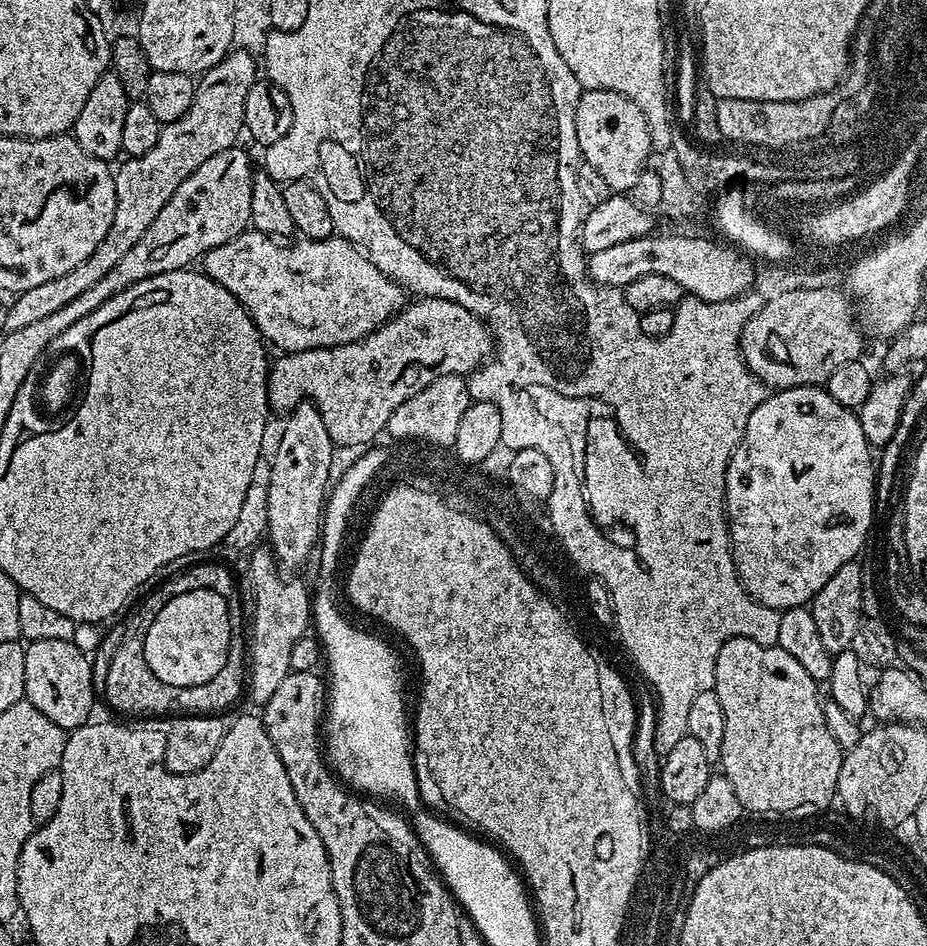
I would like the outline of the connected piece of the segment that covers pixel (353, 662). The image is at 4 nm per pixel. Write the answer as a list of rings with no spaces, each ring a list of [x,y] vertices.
[[[320,592],[317,596],[315,593],[312,614],[314,632],[326,657],[330,681],[326,692],[327,759],[335,775],[349,789],[385,805],[392,804],[388,806],[398,810],[408,821],[424,802],[419,796],[417,761],[408,755],[410,716],[404,713],[400,660],[386,641],[355,628],[336,609],[334,593]]]

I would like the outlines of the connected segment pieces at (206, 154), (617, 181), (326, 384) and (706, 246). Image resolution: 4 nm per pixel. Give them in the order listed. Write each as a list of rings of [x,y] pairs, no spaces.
[[[233,50],[223,60],[218,61],[209,72],[203,73],[199,77],[194,102],[190,102],[190,110],[187,114],[178,118],[178,122],[170,122],[161,127],[158,143],[154,146],[154,150],[141,156],[125,159],[123,161],[125,164],[120,169],[118,167],[115,169],[114,222],[110,222],[110,230],[106,230],[106,238],[102,238],[102,242],[98,242],[98,250],[94,250],[94,254],[90,254],[90,258],[86,262],[82,262],[79,266],[74,266],[74,270],[62,274],[62,278],[50,278],[50,282],[42,282],[42,286],[34,286],[34,290],[19,293],[13,299],[16,301],[4,312],[3,331],[5,333],[22,330],[22,326],[30,326],[42,318],[50,318],[50,314],[58,314],[58,310],[62,310],[62,306],[66,306],[66,302],[74,302],[74,298],[81,296],[85,290],[93,288],[101,278],[106,278],[106,274],[110,274],[110,270],[114,270],[114,266],[118,266],[118,261],[138,243],[138,238],[142,238],[142,234],[146,234],[146,226],[150,226],[150,222],[154,222],[154,218],[158,218],[158,210],[162,210],[162,206],[166,206],[166,202],[170,202],[170,194],[174,194],[174,190],[178,190],[178,186],[182,186],[182,182],[186,182],[186,178],[190,178],[190,174],[194,170],[198,170],[198,166],[202,166],[202,162],[206,162],[206,158],[214,158],[214,154],[233,147],[239,141],[236,139],[244,132],[246,94],[250,94],[250,86],[254,86],[258,79],[256,68],[258,72],[257,57],[255,60],[248,52]]]
[[[585,91],[576,103],[576,129],[583,163],[594,166],[613,193],[632,190],[649,163],[648,156],[653,155],[650,130],[642,110],[638,110],[630,98],[617,92]]]
[[[429,296],[427,298],[418,298],[412,306],[405,306],[388,321],[380,327],[377,332],[371,332],[369,336],[363,336],[361,340],[355,340],[349,344],[342,346],[334,346],[333,348],[315,348],[314,350],[306,350],[305,352],[290,352],[287,354],[280,354],[271,361],[268,370],[268,406],[273,413],[281,412],[287,414],[292,409],[297,408],[303,400],[311,400],[312,403],[318,406],[318,410],[322,414],[322,422],[326,422],[326,430],[330,430],[330,438],[333,445],[344,448],[356,448],[359,444],[361,446],[368,446],[376,439],[375,436],[379,432],[383,433],[388,427],[390,418],[394,414],[394,410],[398,410],[398,406],[402,406],[402,402],[406,402],[406,398],[410,398],[414,394],[418,394],[426,386],[430,386],[430,382],[434,382],[443,376],[463,376],[467,377],[469,374],[476,371],[493,355],[494,352],[494,333],[479,316],[476,316],[470,310],[466,310],[466,306],[458,306],[458,302],[453,300],[442,300],[438,296]]]
[[[649,234],[642,238],[634,238],[630,242],[618,242],[618,246],[610,246],[607,250],[591,253],[586,260],[586,275],[595,284],[605,284],[607,288],[624,289],[630,282],[638,278],[646,278],[646,274],[662,274],[666,278],[674,278],[678,286],[684,288],[688,296],[696,296],[708,302],[724,302],[749,291],[756,280],[756,268],[753,257],[739,248],[719,239],[707,240],[704,236],[656,236]]]

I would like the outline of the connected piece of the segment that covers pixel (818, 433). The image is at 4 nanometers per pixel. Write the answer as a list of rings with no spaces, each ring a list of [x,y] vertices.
[[[820,386],[806,388],[786,388],[773,391],[761,404],[754,414],[750,414],[750,422],[746,422],[746,430],[734,450],[726,470],[726,494],[724,506],[728,522],[728,538],[732,545],[732,560],[736,564],[736,573],[740,575],[740,582],[754,600],[764,604],[767,608],[783,610],[799,608],[807,605],[834,578],[842,566],[855,561],[868,540],[868,531],[872,528],[872,511],[878,508],[876,503],[876,470],[874,452],[870,447],[866,434],[862,434],[860,417],[851,408],[838,406],[834,398]]]

